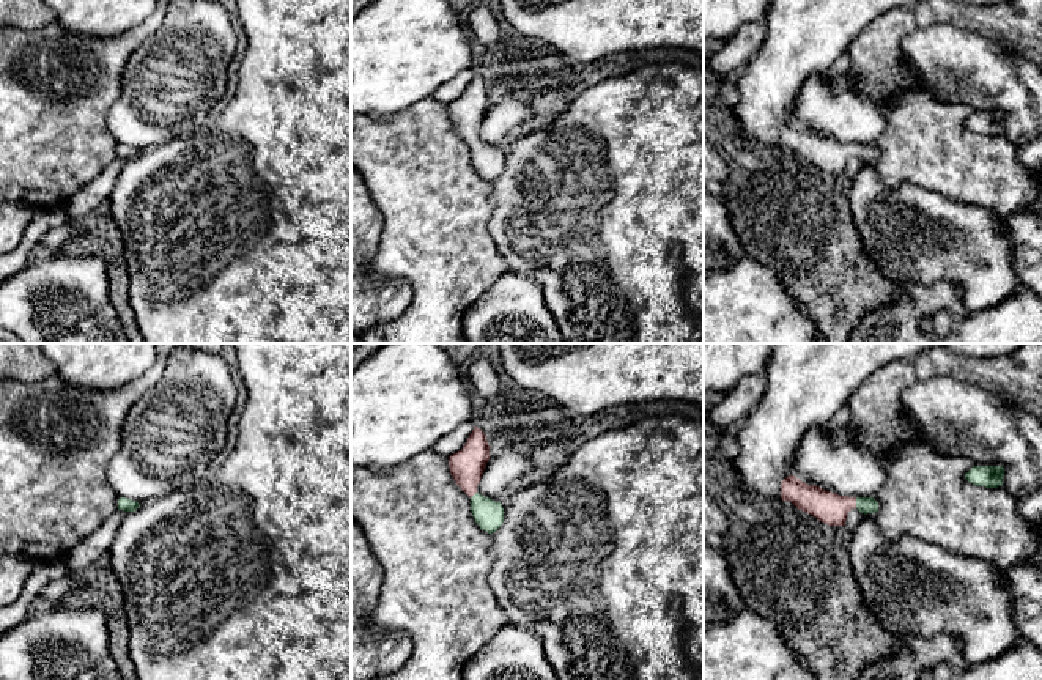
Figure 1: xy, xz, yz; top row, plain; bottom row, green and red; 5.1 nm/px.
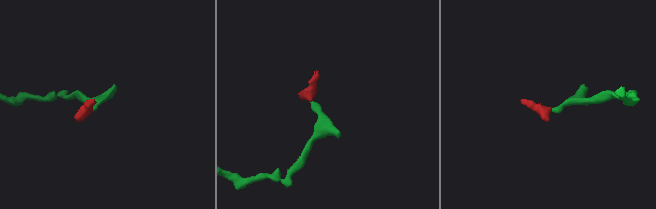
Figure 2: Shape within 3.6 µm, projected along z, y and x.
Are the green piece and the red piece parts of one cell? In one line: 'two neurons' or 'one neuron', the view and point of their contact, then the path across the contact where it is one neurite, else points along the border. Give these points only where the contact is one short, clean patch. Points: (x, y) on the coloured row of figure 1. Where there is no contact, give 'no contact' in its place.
one neuron; contact yz (857, 502); way yz (863, 504), (857, 502), (831, 509)

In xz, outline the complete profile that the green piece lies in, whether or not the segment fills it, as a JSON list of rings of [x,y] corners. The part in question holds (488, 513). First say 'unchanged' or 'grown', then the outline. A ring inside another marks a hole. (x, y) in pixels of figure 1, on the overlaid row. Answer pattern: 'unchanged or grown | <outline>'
grown | [[[474,427],[461,450],[449,456],[449,468],[455,483],[471,497],[471,513],[479,527],[488,534],[504,523],[504,507],[477,493],[485,466],[490,460],[490,445],[483,430]]]

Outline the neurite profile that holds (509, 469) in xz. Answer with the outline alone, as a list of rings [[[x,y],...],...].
[[[507,445],[490,455],[477,493],[496,502],[504,501],[512,491],[527,485],[532,471],[532,453],[521,445]]]

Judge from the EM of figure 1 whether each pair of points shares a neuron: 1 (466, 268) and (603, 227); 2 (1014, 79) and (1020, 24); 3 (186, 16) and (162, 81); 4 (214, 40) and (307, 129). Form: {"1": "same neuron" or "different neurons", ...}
{"1": "different neurons", "2": "different neurons", "3": "same neuron", "4": "different neurons"}

